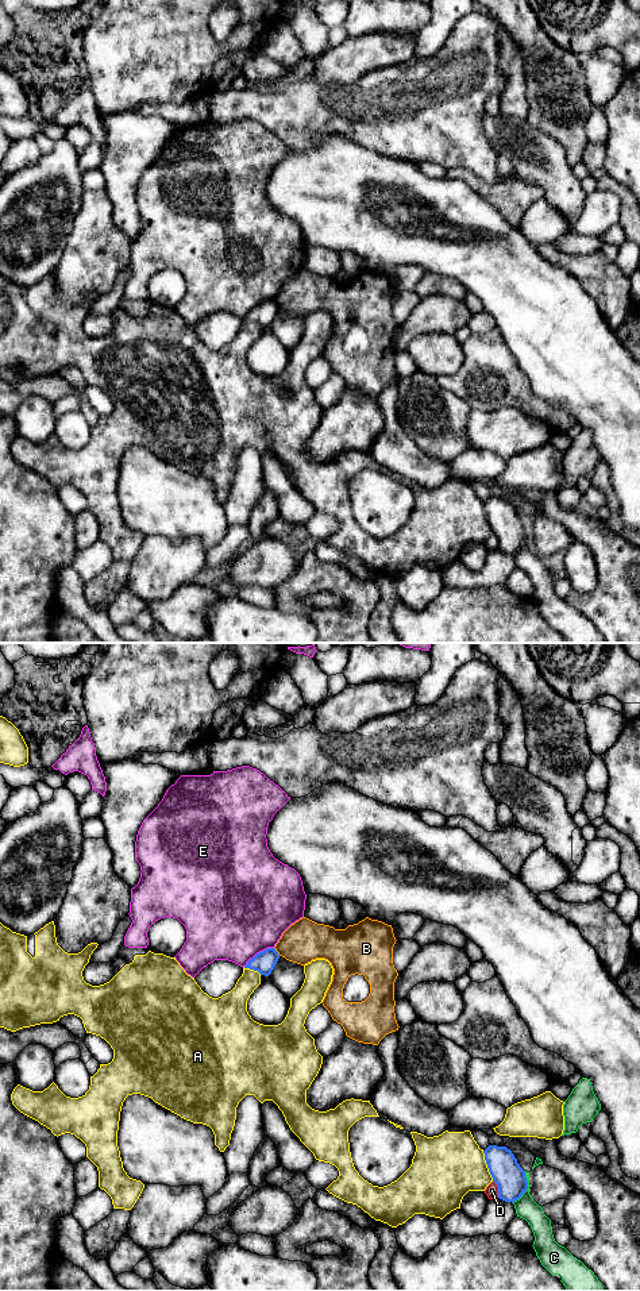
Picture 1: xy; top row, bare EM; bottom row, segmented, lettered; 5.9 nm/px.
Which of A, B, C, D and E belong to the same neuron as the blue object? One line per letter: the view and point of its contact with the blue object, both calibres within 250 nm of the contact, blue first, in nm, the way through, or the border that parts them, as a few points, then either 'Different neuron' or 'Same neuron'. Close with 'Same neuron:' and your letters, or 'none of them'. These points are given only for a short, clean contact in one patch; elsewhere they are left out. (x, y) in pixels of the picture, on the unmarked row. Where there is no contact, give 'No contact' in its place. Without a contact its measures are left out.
A: Touches blue at xy (488, 517). Thickness 180 nm (blue) against 400 nm. Different neuron
B: Touches blue at xy (276, 303). Thickness 130 nm (blue) against 260 nm. Boundary: xy (274, 299), (280, 307). Different neuron
C: Touches blue at xy (527, 540). Thickness 180 nm (blue) against 130 nm. Different neuron
D: Touches blue at xy (498, 540). Thickness 180 nm (blue) against 80 nm. Different neuron
E: Touches blue at xy (259, 304). Thickness 130 nm (blue) against 500 nm. Different neuron
Same neuron: none of them

